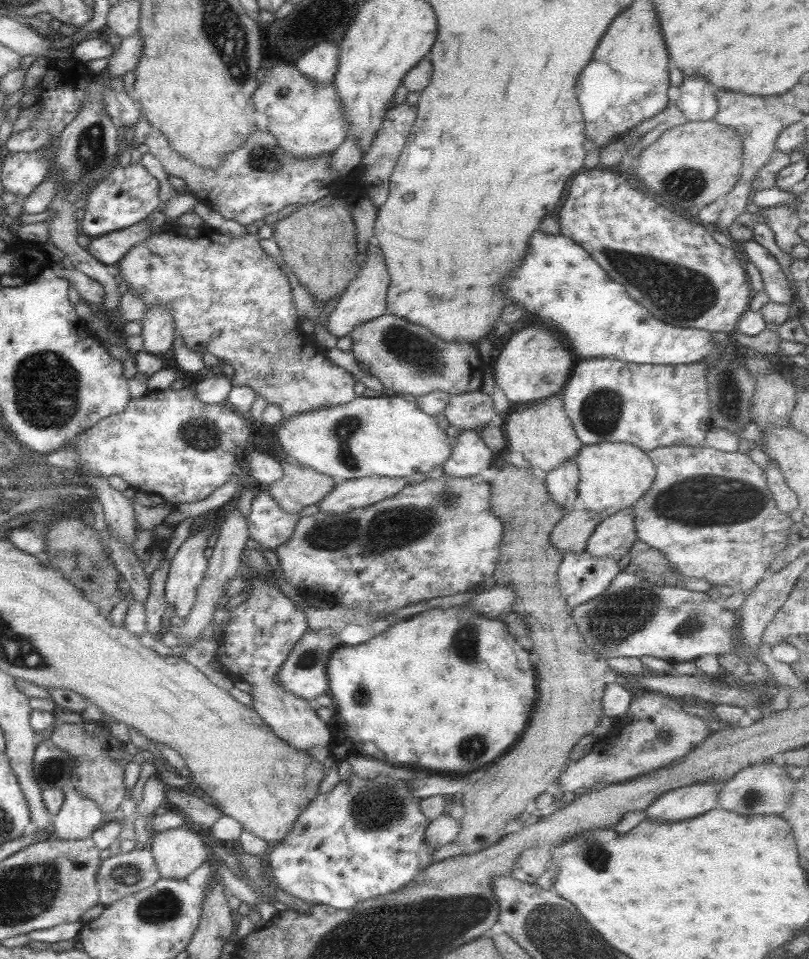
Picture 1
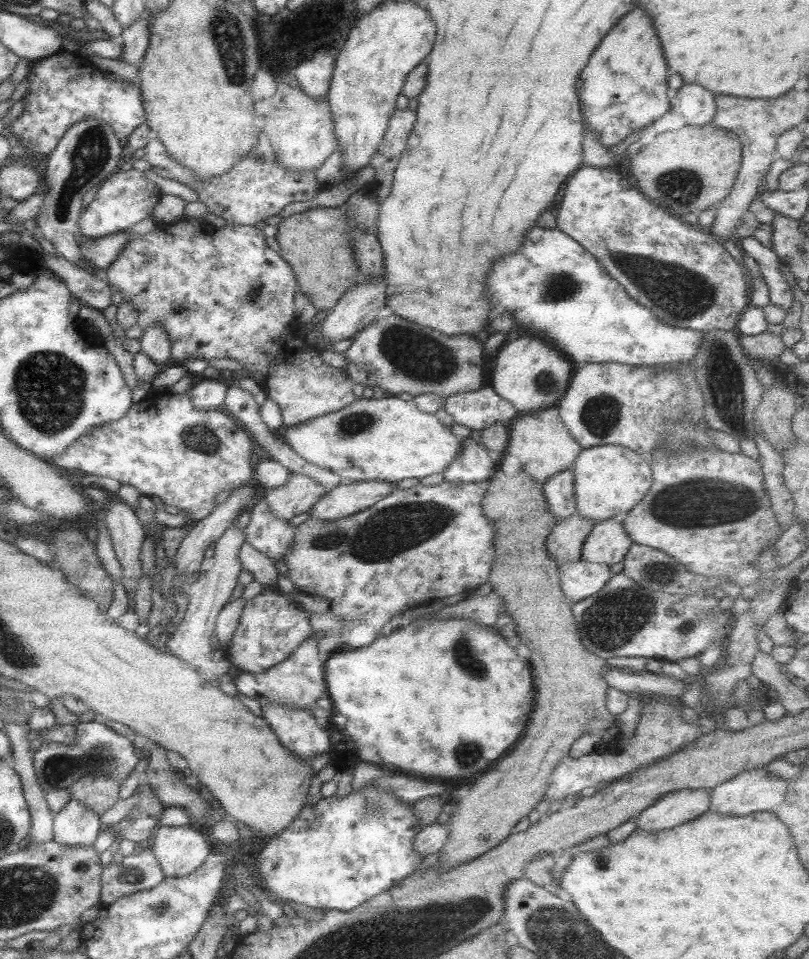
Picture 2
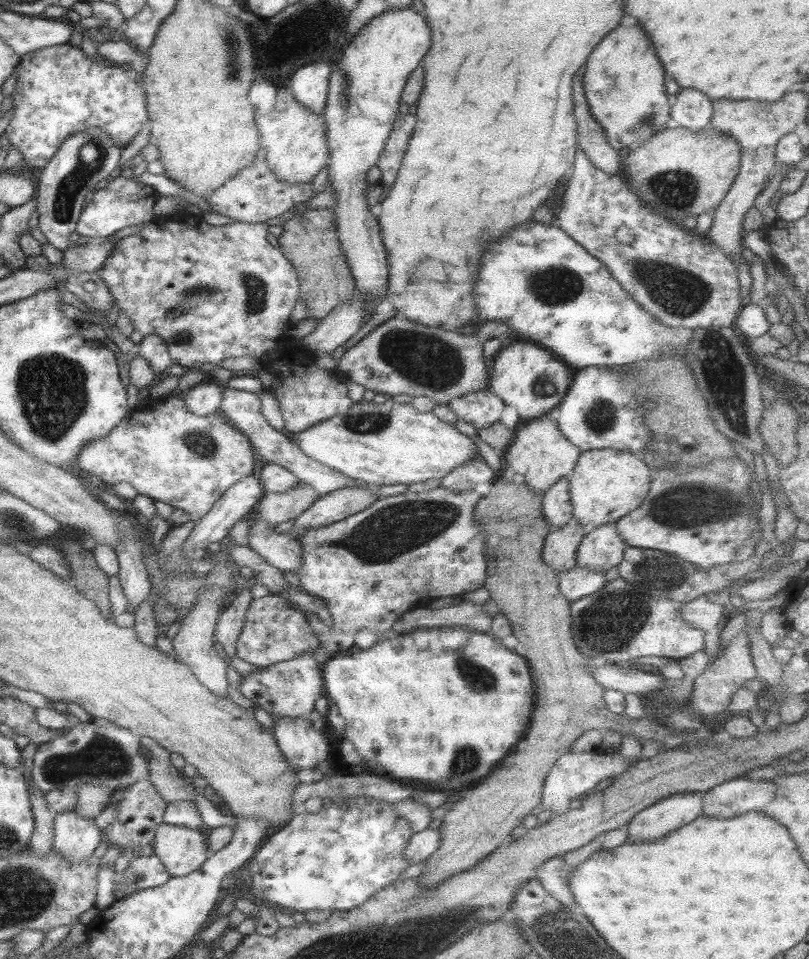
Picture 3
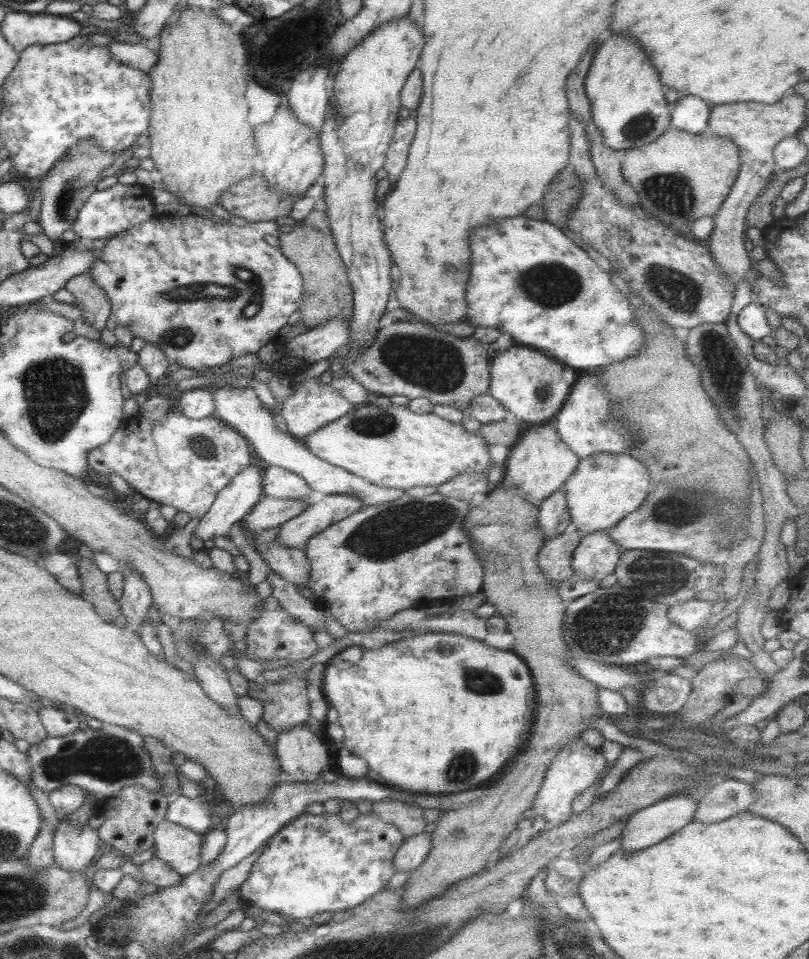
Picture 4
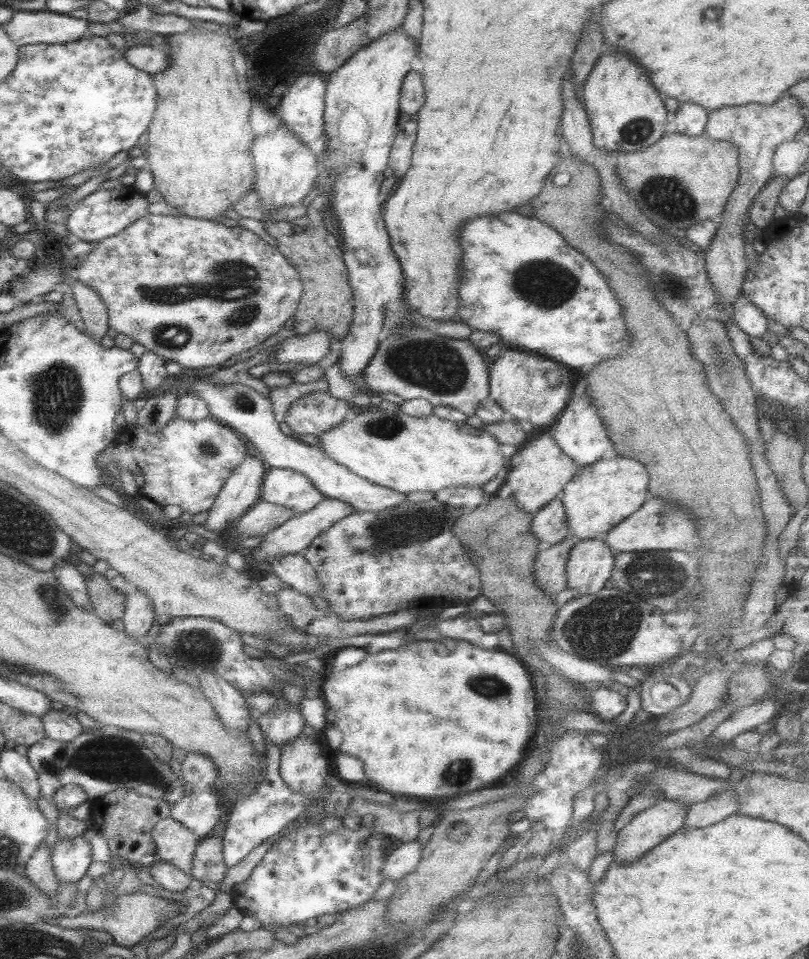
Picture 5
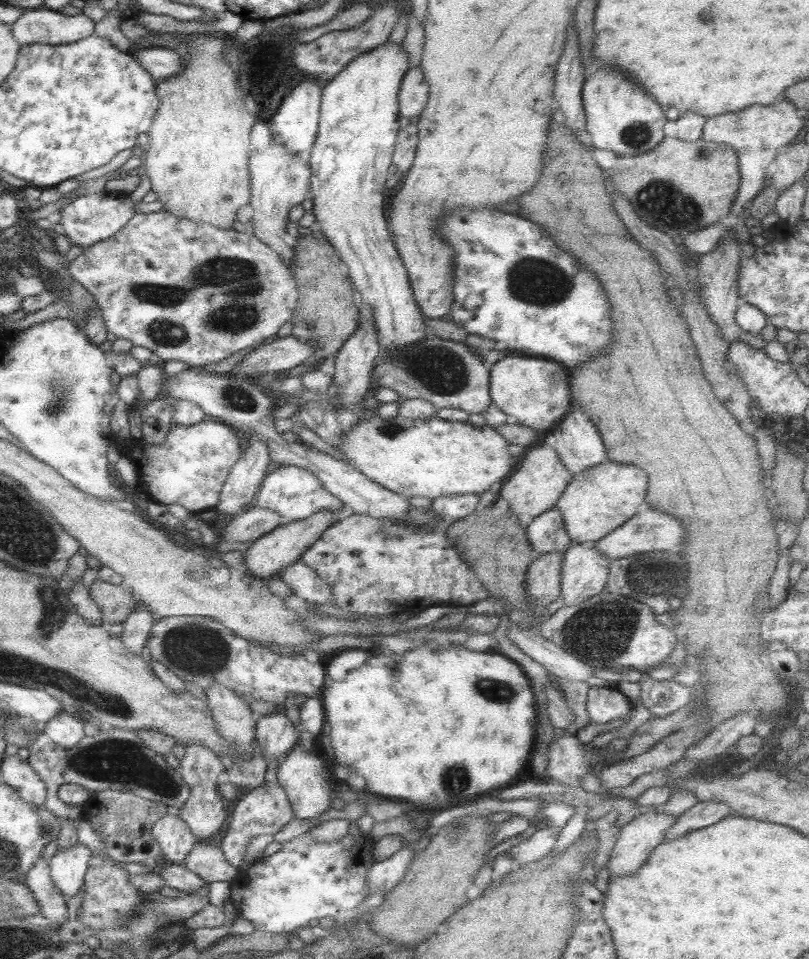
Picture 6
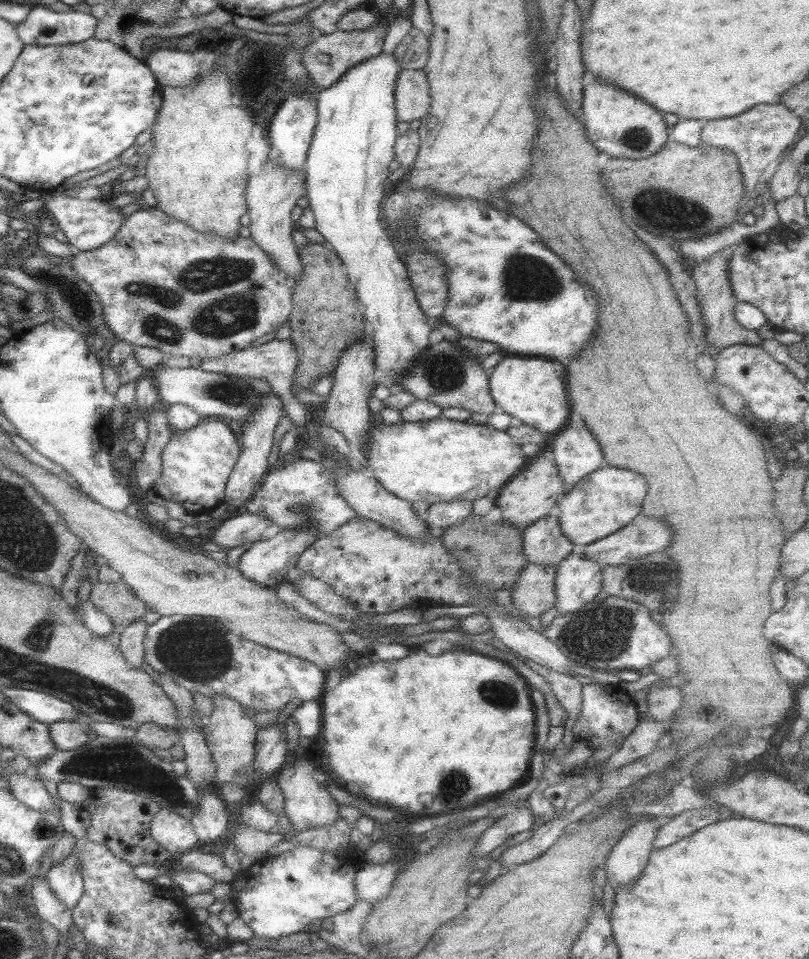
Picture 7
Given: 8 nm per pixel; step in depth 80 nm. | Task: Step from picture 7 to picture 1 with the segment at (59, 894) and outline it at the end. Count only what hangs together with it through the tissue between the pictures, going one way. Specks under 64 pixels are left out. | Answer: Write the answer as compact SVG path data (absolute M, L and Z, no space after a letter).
M71 787L63 789L64 799L59 810L51 817L55 838L59 841L89 839L104 823L104 814L88 798L83 798Z

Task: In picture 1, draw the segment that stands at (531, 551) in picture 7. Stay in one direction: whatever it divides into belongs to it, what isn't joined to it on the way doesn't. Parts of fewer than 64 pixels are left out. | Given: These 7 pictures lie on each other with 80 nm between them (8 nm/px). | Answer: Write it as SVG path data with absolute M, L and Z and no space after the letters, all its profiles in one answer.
M574 459L566 460L564 464L556 466L542 476L548 497L563 514L567 514L575 500L578 483L578 470Z

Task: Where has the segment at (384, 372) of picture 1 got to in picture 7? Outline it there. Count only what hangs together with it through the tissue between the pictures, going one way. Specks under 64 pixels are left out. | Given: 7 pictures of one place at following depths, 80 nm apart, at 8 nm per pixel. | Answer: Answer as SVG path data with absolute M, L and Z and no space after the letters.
M447 341L429 344L423 353L413 361L413 367L405 371L404 376L398 382L398 390L409 392L413 398L426 400L439 408L460 408L467 412L477 412L483 416L489 416L497 407L488 391L488 378L479 364L479 360L467 356L462 349Z

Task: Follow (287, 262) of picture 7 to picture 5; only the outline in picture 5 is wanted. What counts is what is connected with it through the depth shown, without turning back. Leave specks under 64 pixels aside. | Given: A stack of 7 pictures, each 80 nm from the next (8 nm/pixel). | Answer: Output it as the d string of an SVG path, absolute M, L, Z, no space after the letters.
M282 124L264 134L263 138L257 138L250 146L250 153L254 168L252 188L265 217L260 222L263 225L273 223L269 216L274 210L299 204L307 197L318 177L318 162L315 162L315 155Z

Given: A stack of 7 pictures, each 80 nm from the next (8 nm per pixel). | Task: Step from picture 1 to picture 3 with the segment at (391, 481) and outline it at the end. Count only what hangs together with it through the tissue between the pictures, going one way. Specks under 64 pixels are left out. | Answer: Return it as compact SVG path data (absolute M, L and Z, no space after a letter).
M346 486L318 497L307 510L294 518L291 525L292 531L287 535L295 539L310 528L327 526L364 510L377 500L374 490L378 488L379 486L373 489L366 486L362 488Z

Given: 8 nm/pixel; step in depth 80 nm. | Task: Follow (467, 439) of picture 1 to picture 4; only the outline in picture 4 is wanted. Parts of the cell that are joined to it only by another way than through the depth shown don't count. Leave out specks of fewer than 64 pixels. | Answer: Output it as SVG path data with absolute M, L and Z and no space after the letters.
M460 474L436 487L436 493L443 498L455 498L469 502L475 494L488 492L486 476L480 474Z

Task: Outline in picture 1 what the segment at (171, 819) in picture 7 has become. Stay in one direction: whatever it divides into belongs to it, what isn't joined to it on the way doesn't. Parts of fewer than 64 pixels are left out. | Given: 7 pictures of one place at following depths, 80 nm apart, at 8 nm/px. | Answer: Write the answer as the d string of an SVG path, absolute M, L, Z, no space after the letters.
M189 826L175 827L154 833L150 836L146 847L151 852L160 879L185 878L211 857L211 850L203 845L197 834L191 832Z

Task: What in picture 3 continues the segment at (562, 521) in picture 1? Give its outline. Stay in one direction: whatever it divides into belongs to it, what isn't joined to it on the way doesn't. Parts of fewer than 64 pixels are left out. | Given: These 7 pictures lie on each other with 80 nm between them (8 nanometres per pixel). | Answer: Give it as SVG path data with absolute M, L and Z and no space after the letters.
M571 517L557 530L545 535L540 553L542 561L554 570L571 570L575 565L575 551L584 532L580 524Z

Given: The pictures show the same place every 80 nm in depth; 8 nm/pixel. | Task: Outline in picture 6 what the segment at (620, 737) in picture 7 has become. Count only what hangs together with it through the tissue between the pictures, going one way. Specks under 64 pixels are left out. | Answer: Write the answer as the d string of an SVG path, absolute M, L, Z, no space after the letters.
M615 686L589 687L586 696L587 723L591 726L601 726L601 724L607 724L616 720L620 720L622 724L628 721L630 706L632 705Z

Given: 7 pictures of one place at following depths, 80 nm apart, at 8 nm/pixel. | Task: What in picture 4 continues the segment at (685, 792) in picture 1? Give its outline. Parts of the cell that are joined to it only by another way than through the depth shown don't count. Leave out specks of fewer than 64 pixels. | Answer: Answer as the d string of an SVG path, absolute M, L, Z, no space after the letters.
M671 794L665 798L659 799L657 802L644 806L642 809L636 810L629 815L622 828L622 834L619 840L619 850L627 853L643 850L656 843L662 842L664 838L679 830L692 820L696 802L687 798L685 795Z

